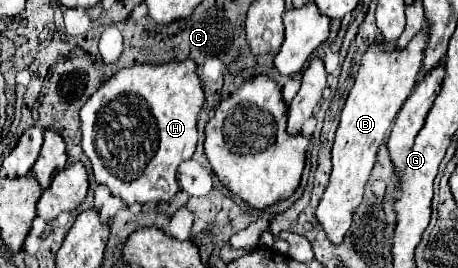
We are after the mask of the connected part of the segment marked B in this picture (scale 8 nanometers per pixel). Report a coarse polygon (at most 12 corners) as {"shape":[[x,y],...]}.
{"shape":[[426,28],[372,44],[340,112],[316,208],[338,246],[378,146],[412,94]]}

